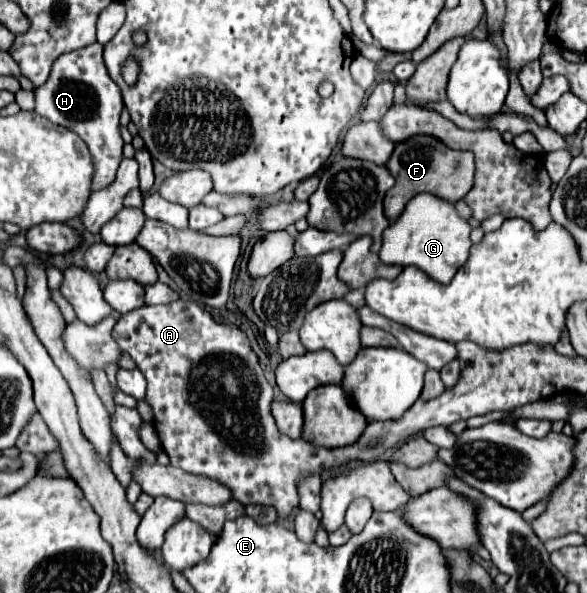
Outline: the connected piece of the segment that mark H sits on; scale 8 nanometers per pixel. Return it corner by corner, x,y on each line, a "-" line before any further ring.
92,43
88,47
64,53
52,65
48,81
34,91
36,107
34,111
48,121
62,125
88,145
94,175
92,175
92,191
108,187
116,179
116,169
122,161
122,135
120,135
120,111
122,111
122,95
118,85
110,79
104,59
102,45

